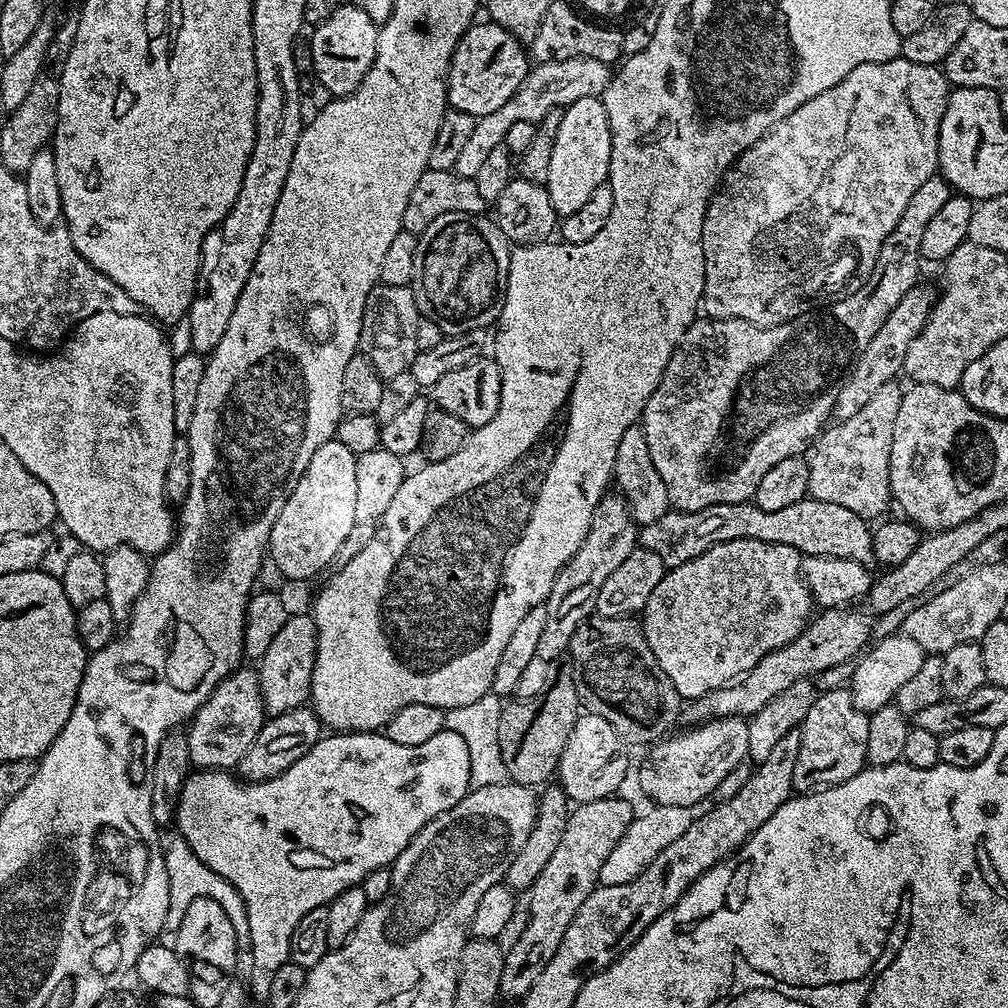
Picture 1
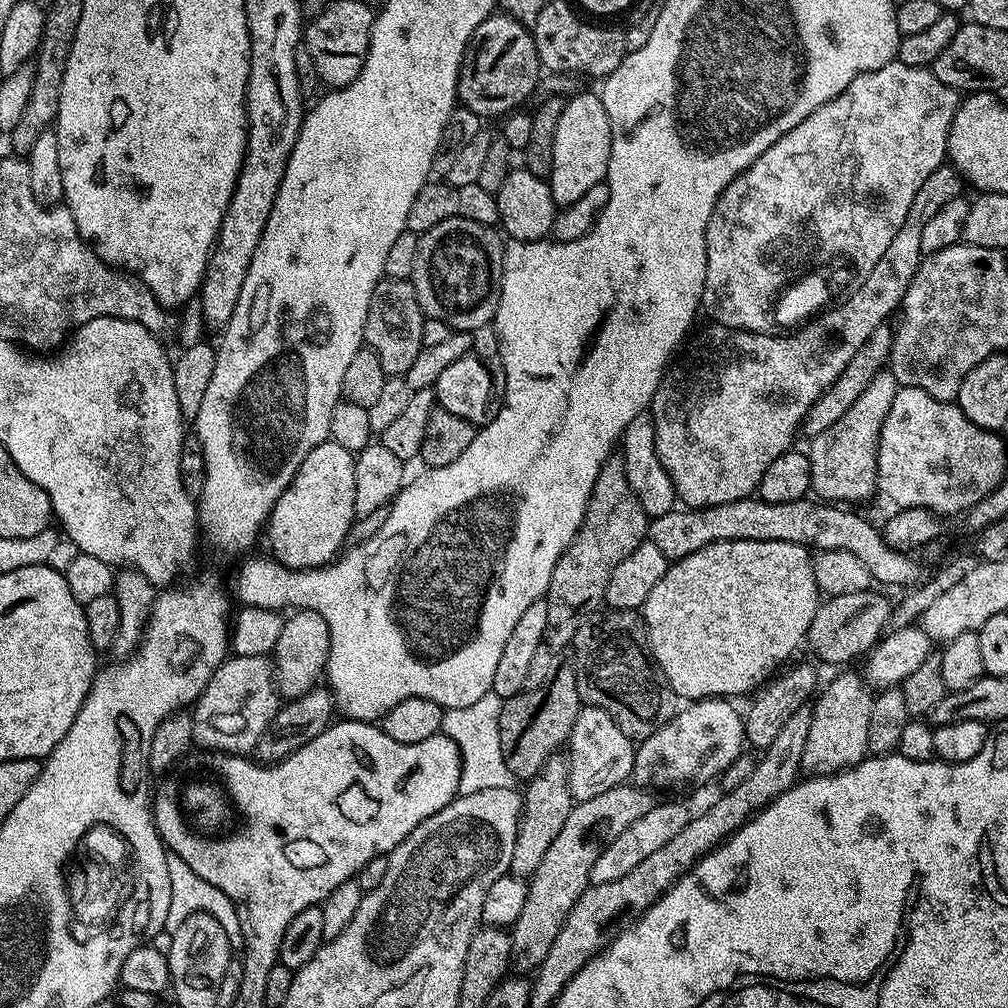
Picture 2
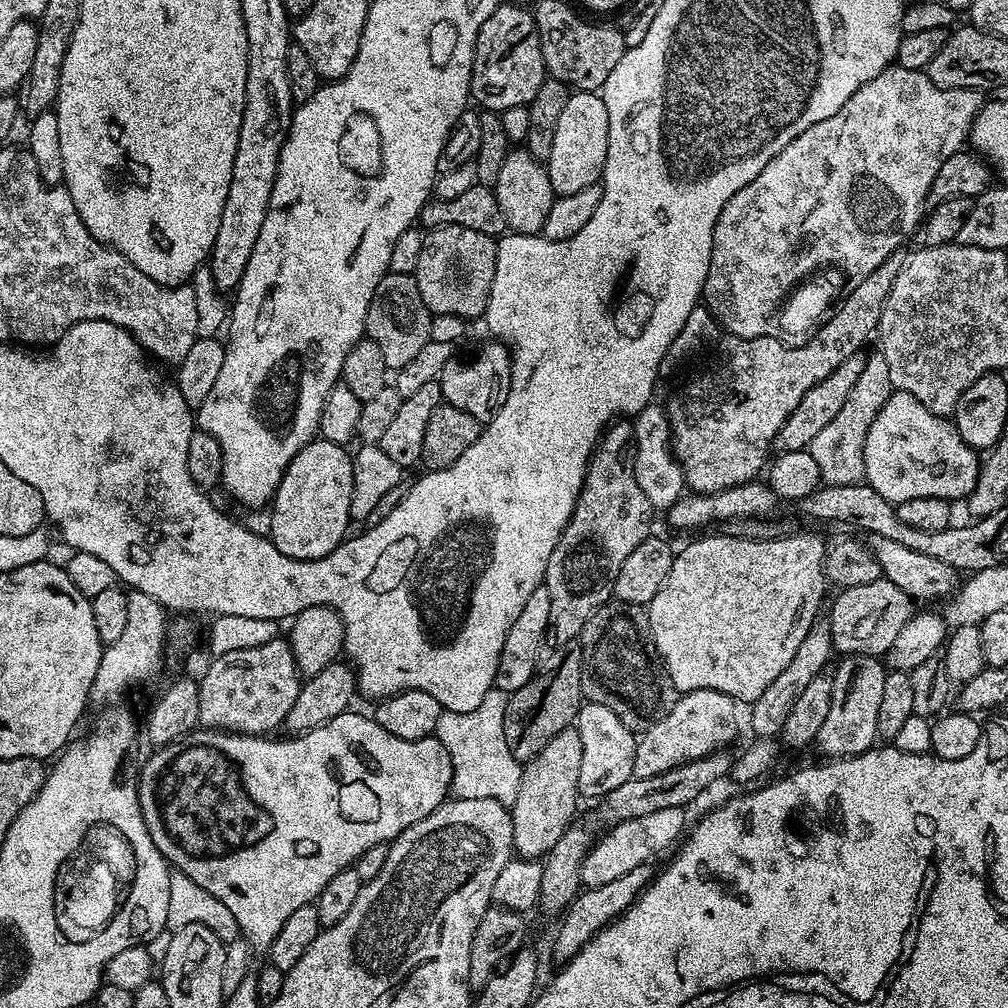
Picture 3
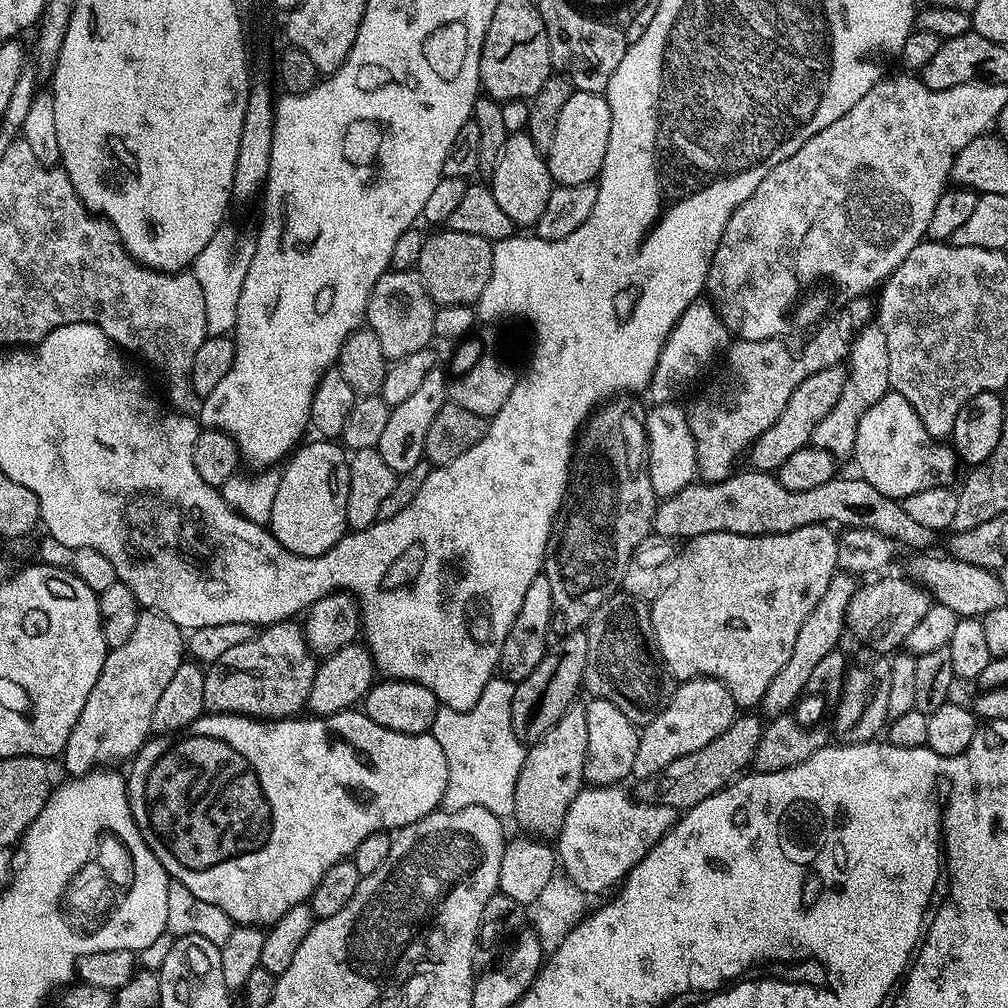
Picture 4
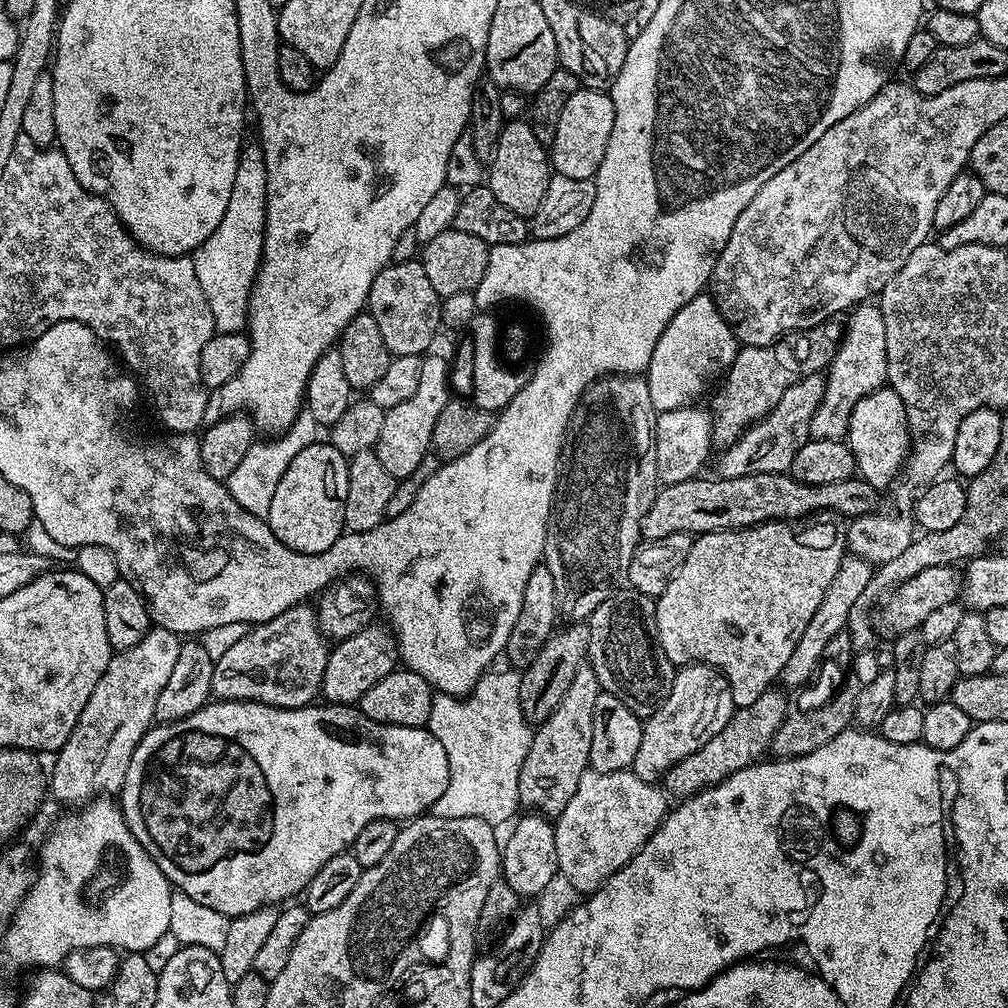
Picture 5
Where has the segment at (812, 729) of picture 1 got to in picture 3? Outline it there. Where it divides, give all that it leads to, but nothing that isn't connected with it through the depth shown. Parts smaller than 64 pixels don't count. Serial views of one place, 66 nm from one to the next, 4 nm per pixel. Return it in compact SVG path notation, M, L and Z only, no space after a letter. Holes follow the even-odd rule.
M866 654L844 656L841 661L836 672L831 673L830 711L827 712L822 730L818 730L814 741L815 747L820 747L821 757L824 758L861 756L863 752L869 752L878 740L878 709L888 677L885 661L879 656Z

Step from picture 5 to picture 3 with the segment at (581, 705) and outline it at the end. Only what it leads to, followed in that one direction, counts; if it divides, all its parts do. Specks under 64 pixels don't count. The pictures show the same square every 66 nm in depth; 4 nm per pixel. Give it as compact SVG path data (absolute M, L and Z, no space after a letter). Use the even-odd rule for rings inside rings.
M574 726L554 734L554 738L523 765L518 798L510 805L512 846L517 857L525 860L544 858L577 819L578 766L582 766L582 738L578 738Z

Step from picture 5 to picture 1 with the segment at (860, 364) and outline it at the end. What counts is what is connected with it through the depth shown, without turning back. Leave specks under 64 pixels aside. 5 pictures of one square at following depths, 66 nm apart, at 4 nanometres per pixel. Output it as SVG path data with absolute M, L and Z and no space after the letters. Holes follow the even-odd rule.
M884 384L853 417L836 422L833 428L815 437L812 456L807 457L811 499L846 506L846 510L854 510L854 514L865 518L887 510L890 505L888 450L902 395L901 389L894 385Z

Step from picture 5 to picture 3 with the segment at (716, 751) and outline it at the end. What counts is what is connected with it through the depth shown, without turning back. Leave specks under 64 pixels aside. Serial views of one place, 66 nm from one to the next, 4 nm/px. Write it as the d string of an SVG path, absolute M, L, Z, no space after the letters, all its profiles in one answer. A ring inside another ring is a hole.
M727 751L711 752L708 756L683 763L682 766L666 771L665 774L656 774L649 778L632 777L612 790L601 799L596 810L597 818L604 826L611 826L630 818L640 818L643 815L654 814L655 811L686 808L689 803L700 797L718 778L729 775L732 771L733 757L727 756Z

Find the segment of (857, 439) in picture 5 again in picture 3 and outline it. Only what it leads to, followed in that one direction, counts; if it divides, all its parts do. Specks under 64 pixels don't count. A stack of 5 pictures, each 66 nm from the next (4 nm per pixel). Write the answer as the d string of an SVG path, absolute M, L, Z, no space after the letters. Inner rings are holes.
M893 391L866 434L864 461L864 480L895 506L910 498L963 501L978 482L982 456L961 438L951 419L922 406L914 394Z

